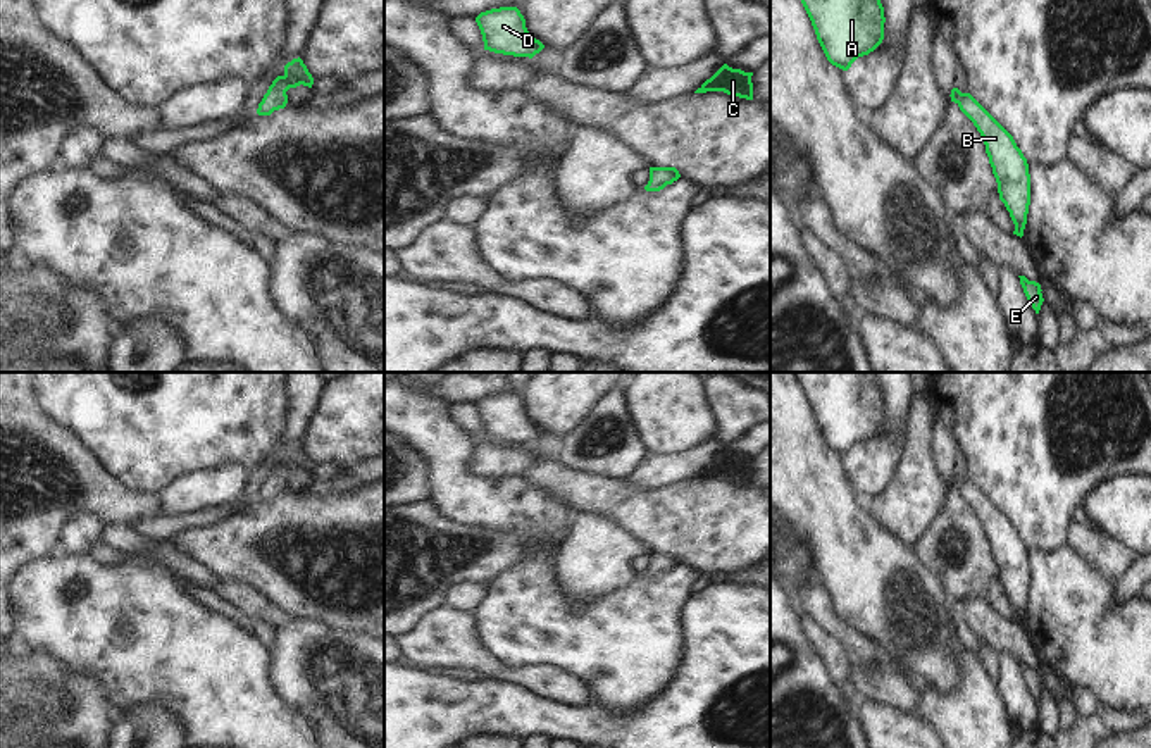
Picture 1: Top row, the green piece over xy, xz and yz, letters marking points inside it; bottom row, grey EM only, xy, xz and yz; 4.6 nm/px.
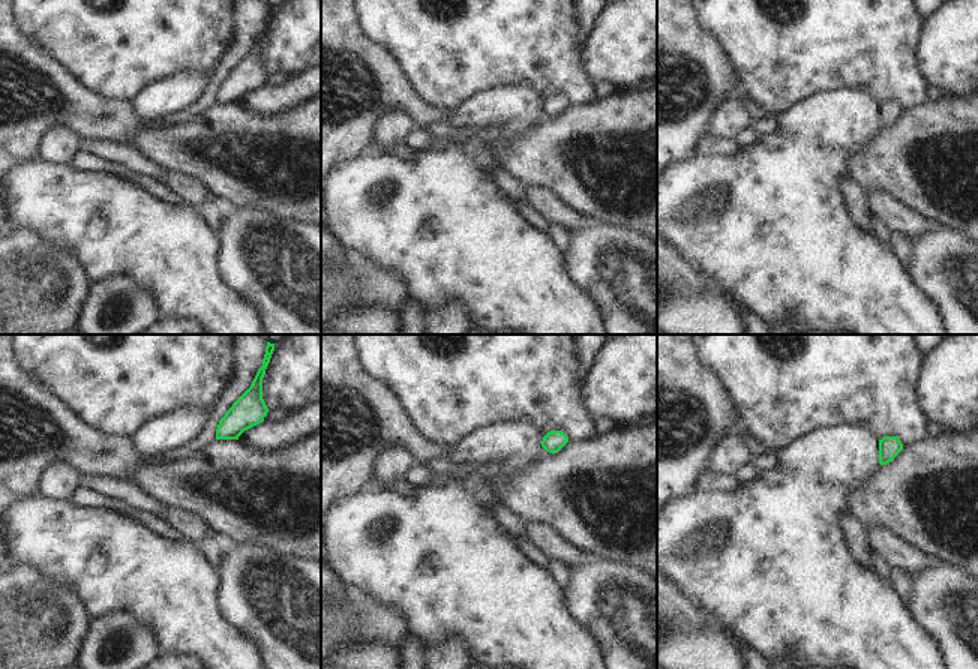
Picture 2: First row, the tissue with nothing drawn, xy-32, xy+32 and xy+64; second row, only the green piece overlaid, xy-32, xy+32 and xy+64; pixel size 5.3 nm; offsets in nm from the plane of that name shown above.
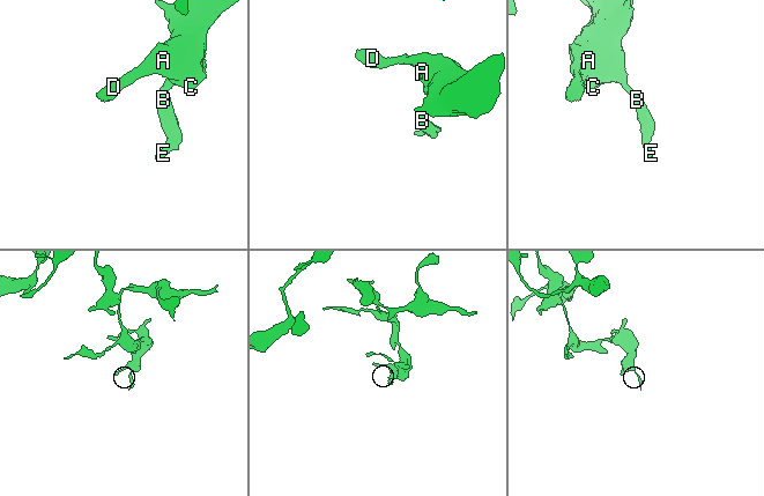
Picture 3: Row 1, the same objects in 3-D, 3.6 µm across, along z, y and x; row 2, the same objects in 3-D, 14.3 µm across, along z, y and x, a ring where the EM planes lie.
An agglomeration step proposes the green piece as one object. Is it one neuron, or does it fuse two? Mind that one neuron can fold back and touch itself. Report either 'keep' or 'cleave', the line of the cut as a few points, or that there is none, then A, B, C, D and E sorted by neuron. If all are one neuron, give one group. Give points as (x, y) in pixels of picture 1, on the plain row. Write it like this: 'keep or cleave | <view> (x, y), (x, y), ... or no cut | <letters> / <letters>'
keep | no cut | A B C D E

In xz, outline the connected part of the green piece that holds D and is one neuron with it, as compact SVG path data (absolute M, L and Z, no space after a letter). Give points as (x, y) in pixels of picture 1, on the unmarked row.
M500 393L476 403L484 436L532 445L544 431L526 414L526 405L517 393Z

